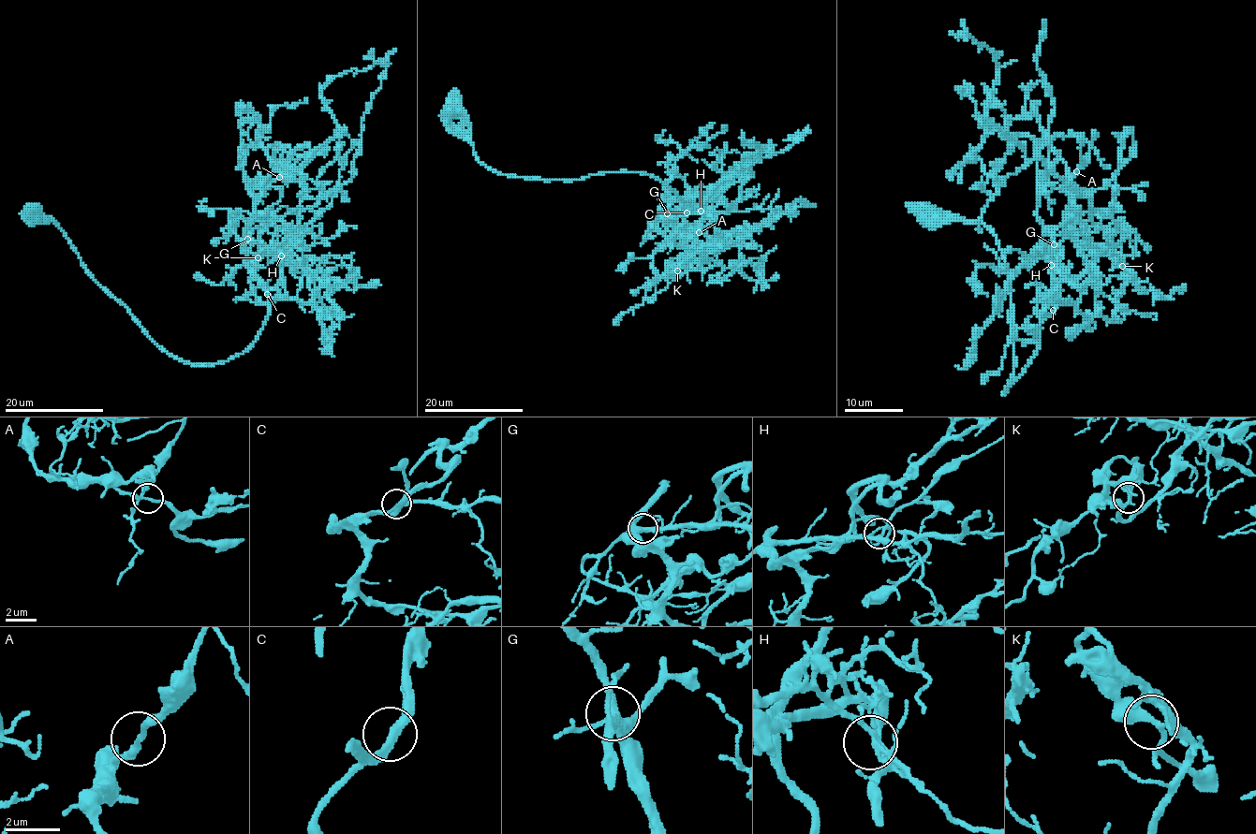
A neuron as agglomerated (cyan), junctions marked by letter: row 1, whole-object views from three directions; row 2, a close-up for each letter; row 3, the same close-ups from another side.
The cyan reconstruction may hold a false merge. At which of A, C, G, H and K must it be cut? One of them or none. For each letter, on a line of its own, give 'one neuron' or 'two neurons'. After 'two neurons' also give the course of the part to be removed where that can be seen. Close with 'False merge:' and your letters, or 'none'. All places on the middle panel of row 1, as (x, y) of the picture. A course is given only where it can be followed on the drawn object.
A: one neuron
C: one neuron
G: one neuron
H: one neuron
K: one neuron
False merge: none

